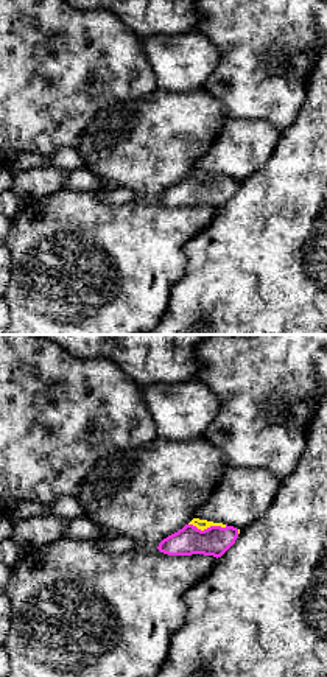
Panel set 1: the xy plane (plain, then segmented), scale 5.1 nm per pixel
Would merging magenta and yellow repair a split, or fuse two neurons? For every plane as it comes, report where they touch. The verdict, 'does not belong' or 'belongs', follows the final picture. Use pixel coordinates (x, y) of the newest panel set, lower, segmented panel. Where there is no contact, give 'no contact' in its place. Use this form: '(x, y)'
(207, 528)

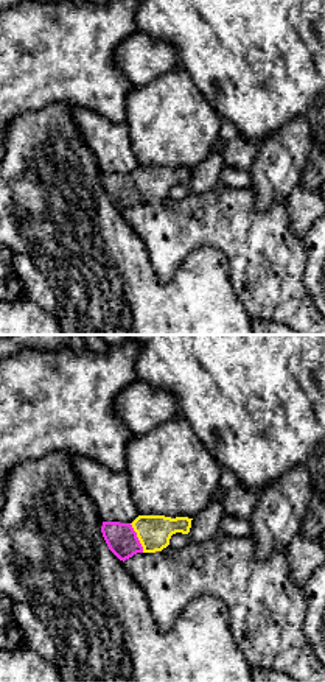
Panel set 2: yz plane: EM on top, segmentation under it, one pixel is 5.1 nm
(137, 537)

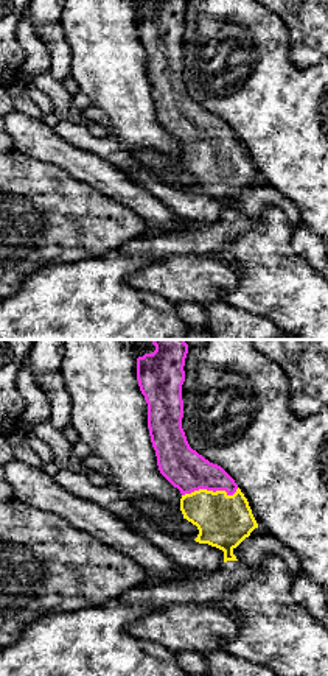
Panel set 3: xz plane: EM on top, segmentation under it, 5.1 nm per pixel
(210, 489)

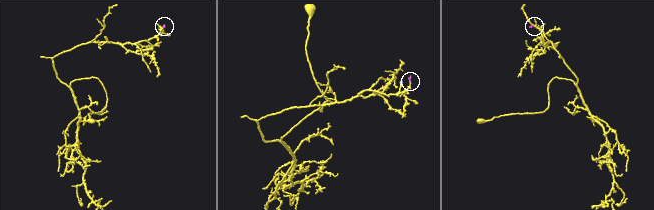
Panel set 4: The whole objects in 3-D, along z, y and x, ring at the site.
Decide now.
belongs

